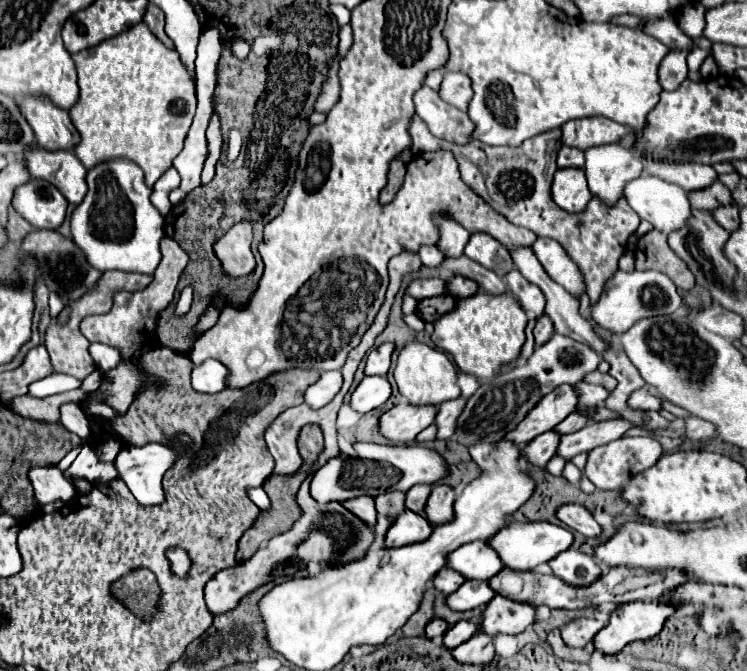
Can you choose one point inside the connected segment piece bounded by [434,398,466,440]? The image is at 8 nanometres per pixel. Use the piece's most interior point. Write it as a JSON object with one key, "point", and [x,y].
{"point":[447,413]}

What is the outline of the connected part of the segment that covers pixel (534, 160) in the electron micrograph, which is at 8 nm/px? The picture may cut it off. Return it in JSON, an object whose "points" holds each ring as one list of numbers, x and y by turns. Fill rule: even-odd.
{"points":[[418,116,410,122,410,136,412,136,412,150,416,152,436,152,436,150,450,150,458,164,462,164,464,172,480,172,484,176,484,184,492,202,492,208,502,214,508,222,532,230,536,236,546,236,556,240,570,260,580,268,586,292,590,296,590,302,600,296,604,290,604,280,612,276,618,268,618,260,624,254,626,242,630,234,638,228,640,218,636,212,628,206,626,200,620,200,616,208,604,208,600,200,592,198,588,208,580,214,568,214,562,208,556,208,556,204,550,200,550,186,552,176,558,170,556,168,556,152,560,148,562,130,554,128,550,132,542,132,534,138,528,138,518,148,508,146,488,146,482,142,472,140,472,144,466,144,464,148,456,144,448,144,446,140,440,140,424,128,422,120]]}

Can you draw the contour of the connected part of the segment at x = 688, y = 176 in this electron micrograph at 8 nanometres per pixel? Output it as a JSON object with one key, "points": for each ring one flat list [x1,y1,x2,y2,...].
{"points":[[634,148,634,154,642,160,644,170,648,174,654,174,662,180,678,184,680,188,684,188,688,192,704,190,718,180,718,174,712,166,704,166,704,164,652,164,652,160,644,160,644,156,640,156,640,152,636,152,636,148]]}

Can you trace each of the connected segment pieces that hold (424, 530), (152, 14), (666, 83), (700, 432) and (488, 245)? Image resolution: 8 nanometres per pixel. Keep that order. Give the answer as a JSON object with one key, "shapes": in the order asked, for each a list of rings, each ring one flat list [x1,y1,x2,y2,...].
{"shapes":[[[404,510,404,512,396,518,396,524,392,524,392,528,388,530,386,548,422,542,422,540,426,540,430,534,432,534,432,524,430,524,424,516,412,512,412,510]],[[148,4,146,14,144,14,144,22,150,26,150,30,156,34,156,38,162,40,164,46,174,48,174,42,172,42,172,40,166,36,166,32,164,32,164,12,162,12,158,6]],[[672,50,660,64,660,84,664,90,676,90,688,76,686,68,688,50]],[[690,416,684,420,684,430,686,430,686,438,692,442,716,438,716,428,712,428,712,424,708,424,706,420,700,420,696,416]],[[472,234,464,248,464,254,480,266,496,272,498,276,504,276,512,270,512,258,508,256,508,252,504,252,504,248,500,248,500,244,496,244,496,240,492,240,492,236]]]}

